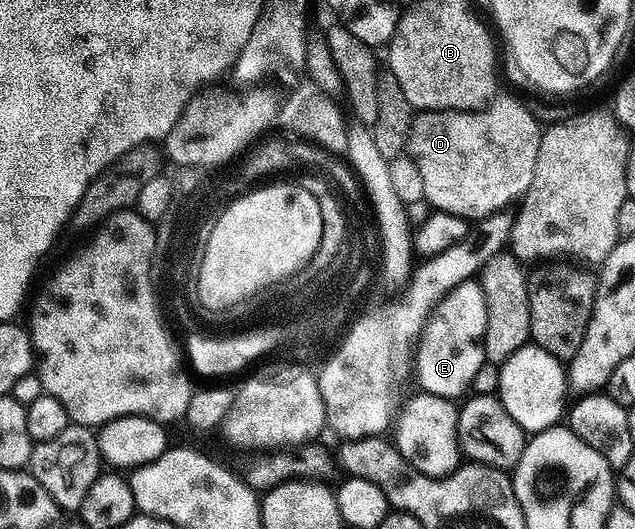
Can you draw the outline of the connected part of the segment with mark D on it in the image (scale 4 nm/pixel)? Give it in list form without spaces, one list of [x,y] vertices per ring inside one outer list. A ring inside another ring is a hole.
[[[501,97],[479,110],[431,110],[414,117],[407,154],[423,176],[424,201],[434,211],[482,220],[508,211],[531,188],[543,126],[519,99]]]

